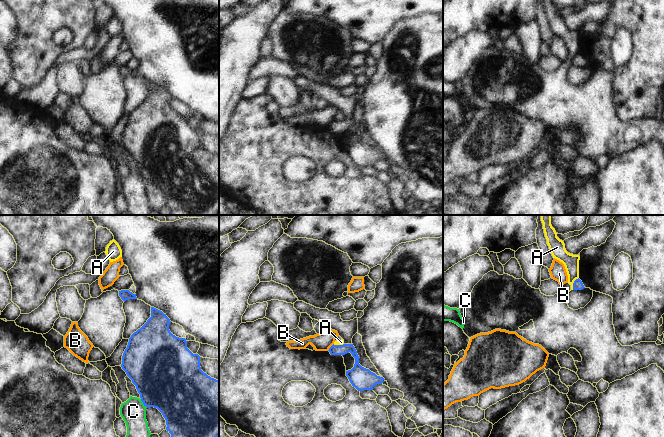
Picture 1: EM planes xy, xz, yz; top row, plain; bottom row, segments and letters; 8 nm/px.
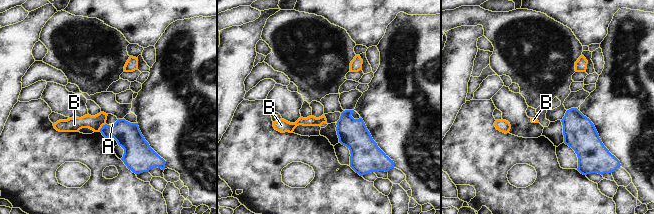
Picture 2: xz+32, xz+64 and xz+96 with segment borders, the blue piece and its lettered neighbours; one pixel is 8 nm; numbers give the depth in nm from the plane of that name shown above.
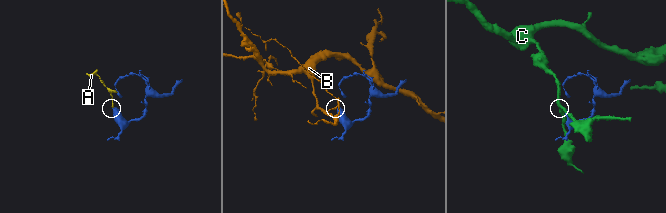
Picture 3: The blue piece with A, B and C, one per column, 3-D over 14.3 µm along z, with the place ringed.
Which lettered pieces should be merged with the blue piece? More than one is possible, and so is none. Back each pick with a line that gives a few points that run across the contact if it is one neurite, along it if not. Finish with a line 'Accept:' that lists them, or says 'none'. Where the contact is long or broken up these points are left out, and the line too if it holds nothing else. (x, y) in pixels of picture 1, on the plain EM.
Accept: none.

